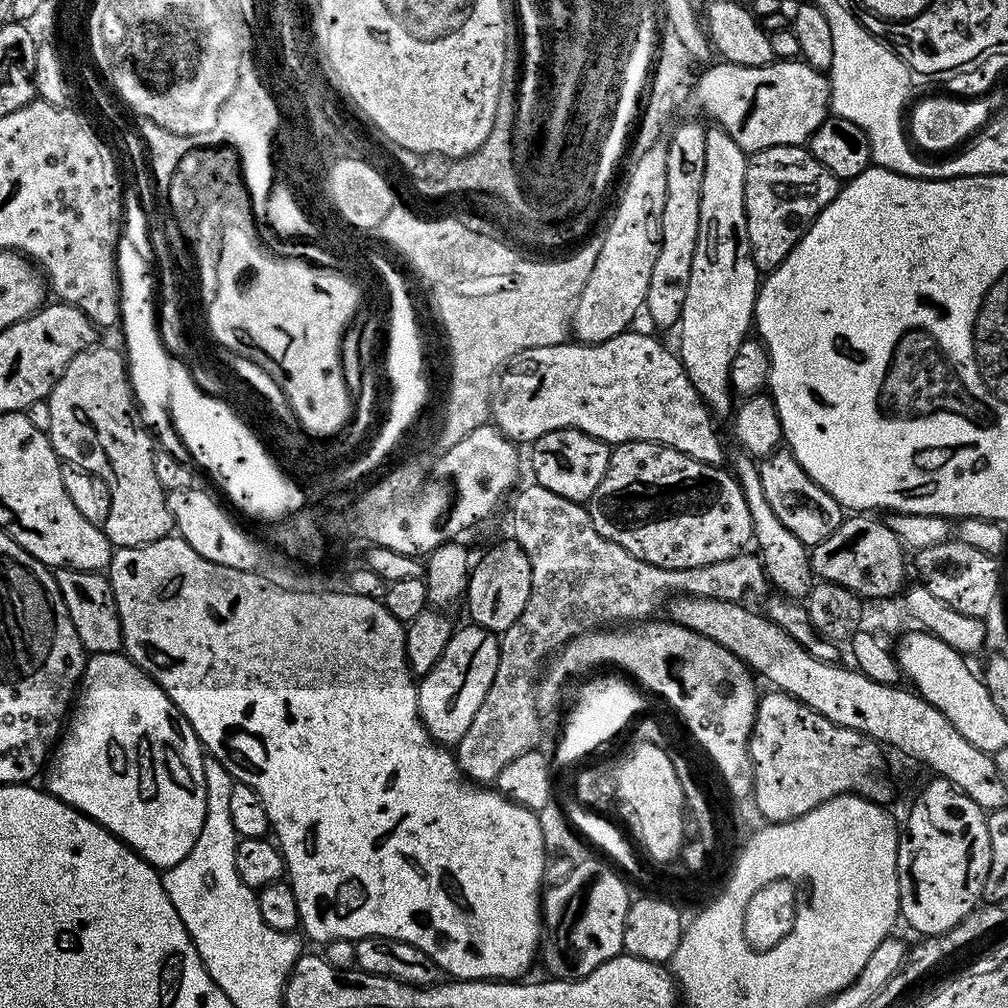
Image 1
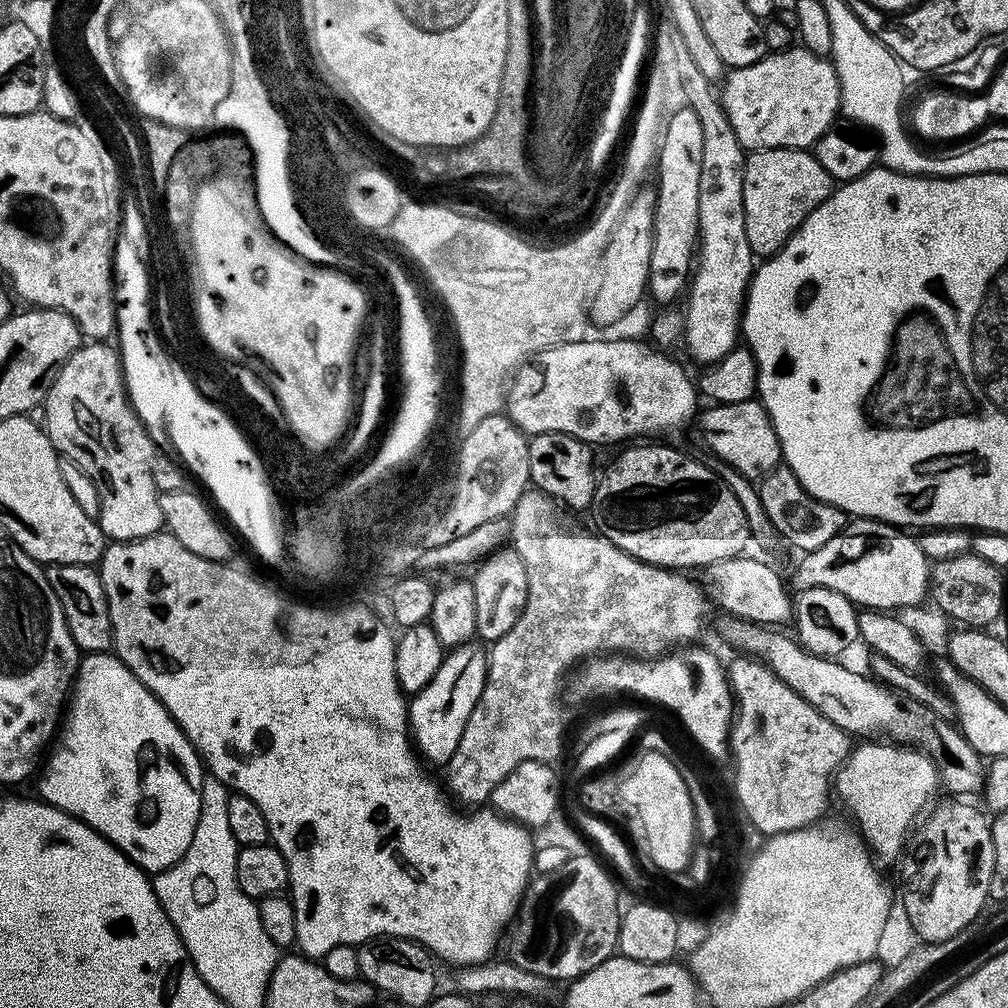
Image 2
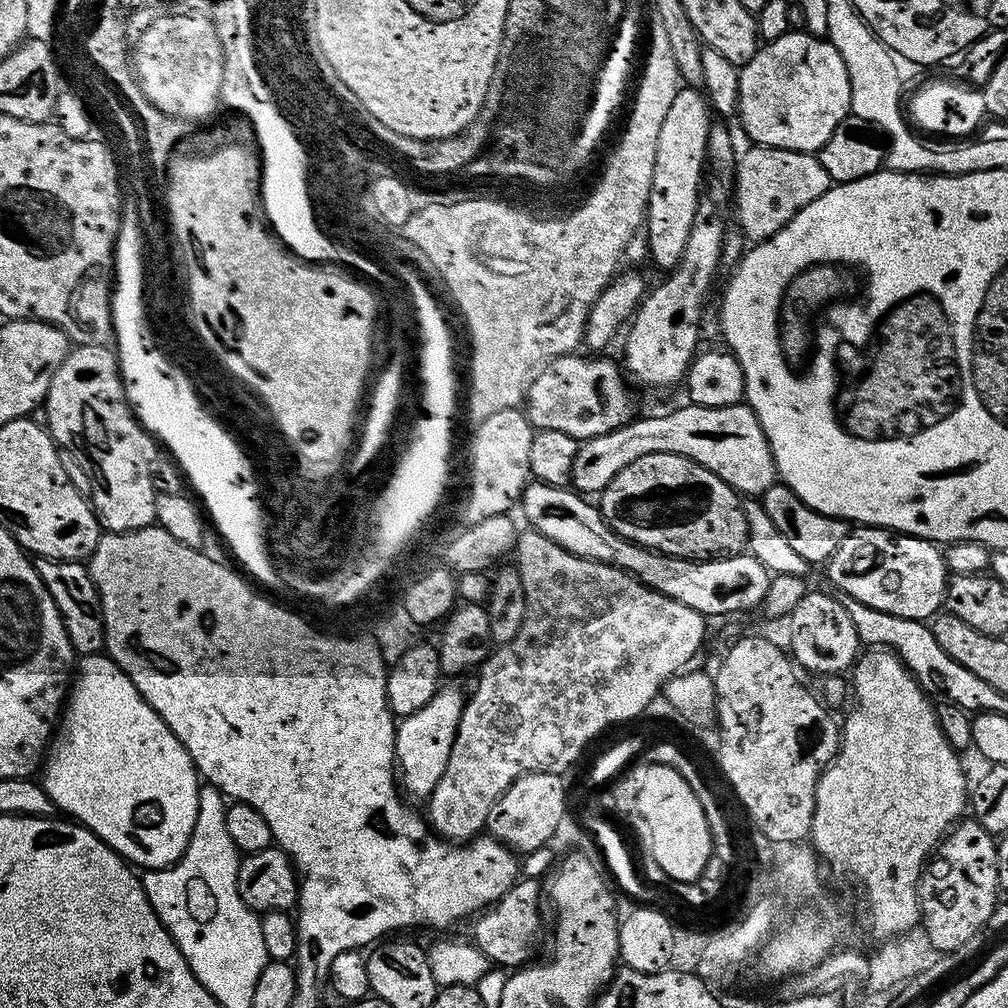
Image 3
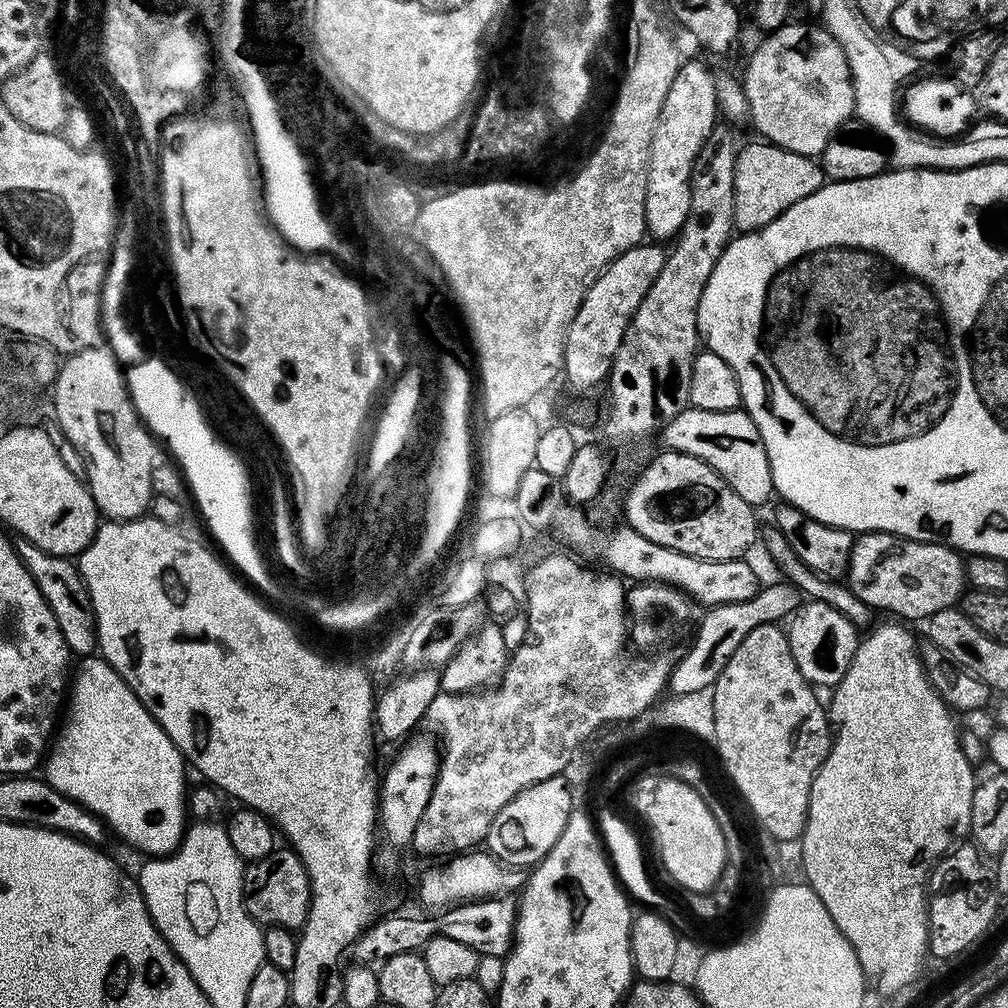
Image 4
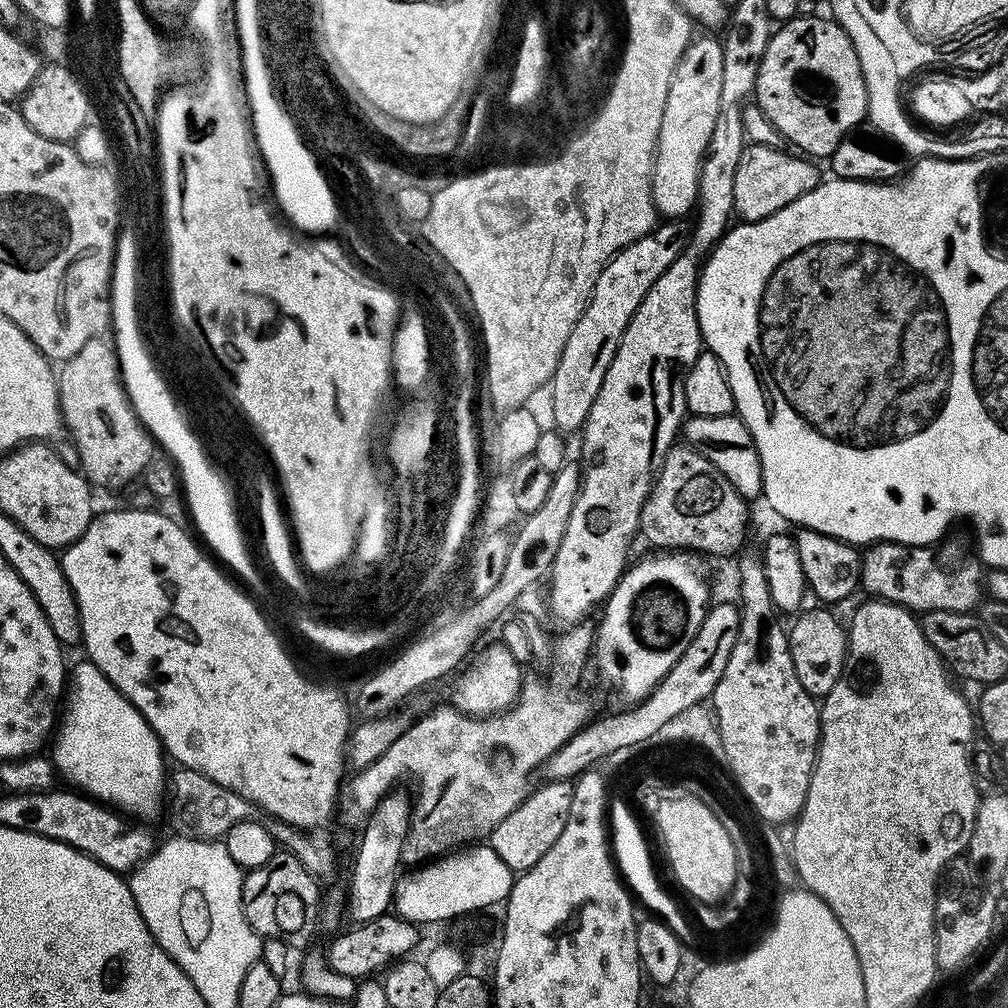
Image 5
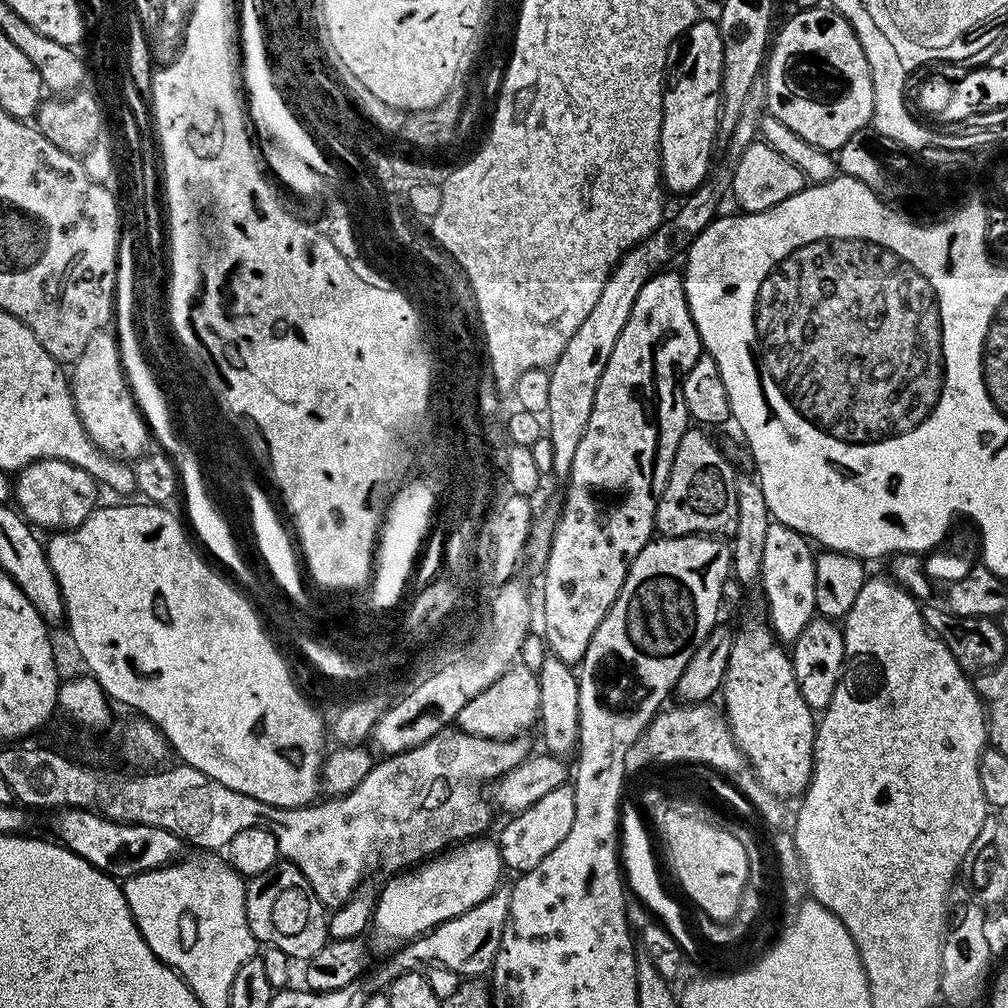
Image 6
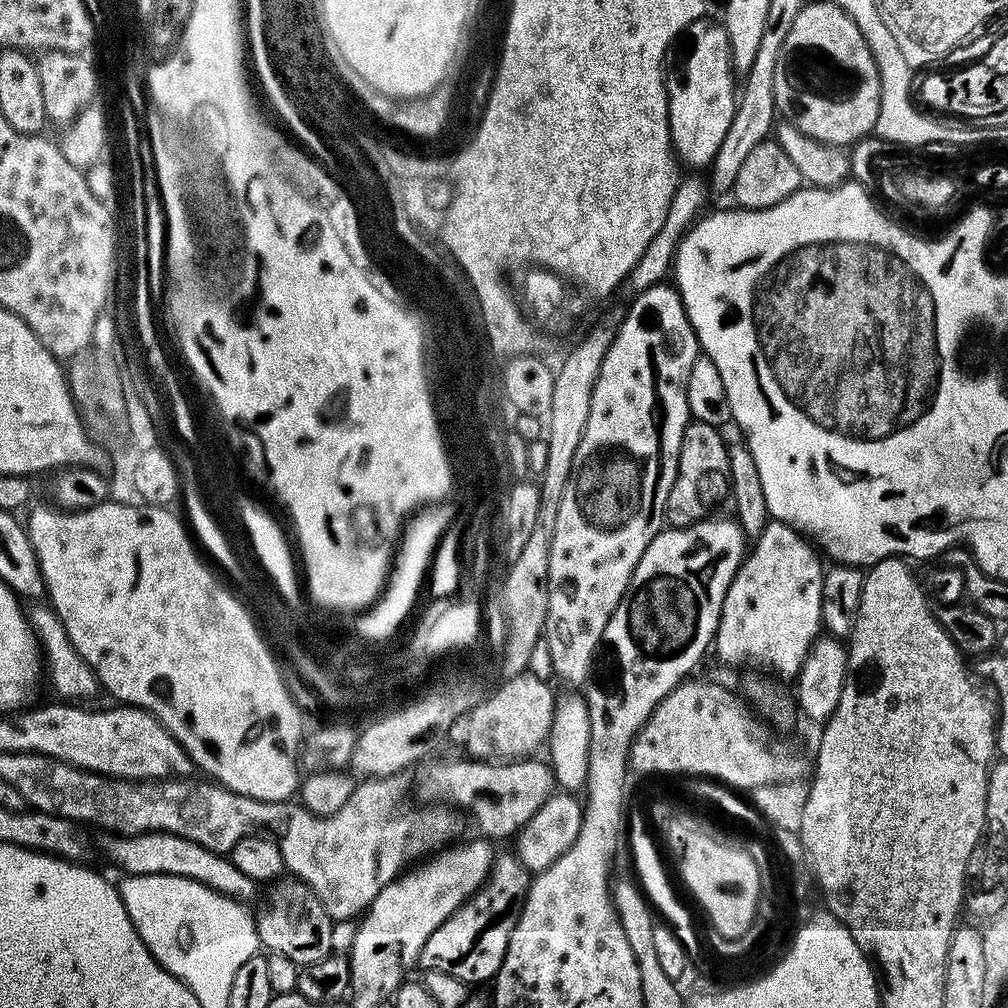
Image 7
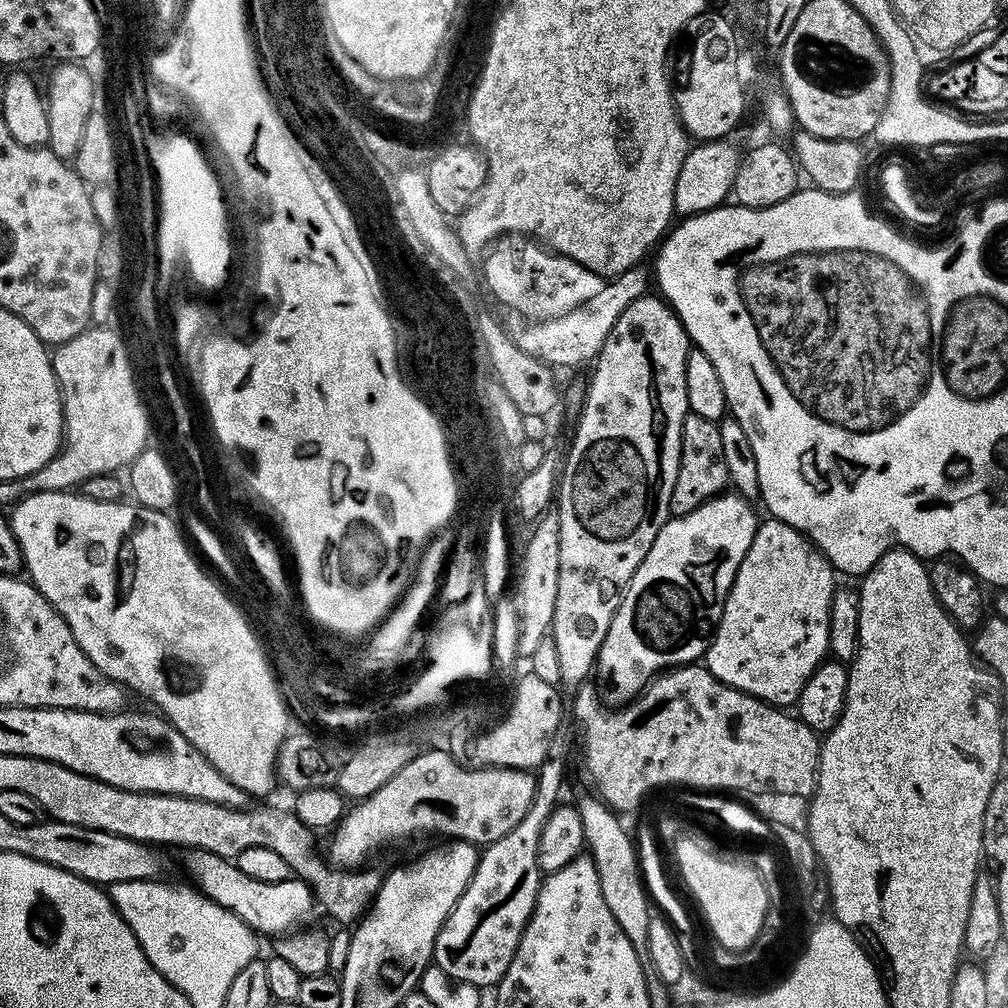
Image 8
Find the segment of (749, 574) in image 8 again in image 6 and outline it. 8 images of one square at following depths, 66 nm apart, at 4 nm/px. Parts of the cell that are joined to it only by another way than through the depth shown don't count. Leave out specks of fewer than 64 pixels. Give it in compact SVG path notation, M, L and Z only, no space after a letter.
M772 522L766 531L759 587L764 587L768 619L772 631L781 641L796 641L804 627L817 615L814 594L814 566L816 556L808 537L790 526Z

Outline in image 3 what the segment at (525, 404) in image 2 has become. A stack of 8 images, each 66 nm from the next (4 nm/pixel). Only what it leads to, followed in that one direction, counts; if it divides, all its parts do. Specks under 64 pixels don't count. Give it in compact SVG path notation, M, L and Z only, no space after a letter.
M580 354L557 357L529 384L527 418L535 429L563 431L577 442L618 429L634 414L630 392L621 373L619 363L606 358L582 358Z

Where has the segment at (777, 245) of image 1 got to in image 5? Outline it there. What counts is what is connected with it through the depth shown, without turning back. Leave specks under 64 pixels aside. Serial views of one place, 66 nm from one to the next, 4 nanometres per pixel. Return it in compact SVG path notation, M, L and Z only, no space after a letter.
M749 143L742 158L738 158L738 174L734 174L734 212L741 221L755 222L770 218L770 214L782 210L782 206L790 206L790 202L802 198L802 194L822 183L822 175L812 165L815 163L811 159L784 151L783 147Z

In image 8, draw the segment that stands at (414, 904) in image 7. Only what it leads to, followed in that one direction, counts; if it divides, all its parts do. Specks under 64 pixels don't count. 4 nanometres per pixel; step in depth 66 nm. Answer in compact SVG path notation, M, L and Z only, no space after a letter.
M449 839L445 848L436 848L421 860L396 868L383 877L380 889L362 919L355 925L350 942L350 954L346 954L346 966L342 976L348 980L412 980L419 981L421 974L433 963L435 938L444 920L455 908L459 896L466 890L471 876L478 866L480 852L477 845L464 840Z

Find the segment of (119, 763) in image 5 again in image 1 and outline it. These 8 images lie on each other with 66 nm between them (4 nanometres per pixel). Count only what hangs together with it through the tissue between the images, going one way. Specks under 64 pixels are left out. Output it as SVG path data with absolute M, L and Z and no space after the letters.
M120 652L87 657L70 719L46 764L47 791L86 814L157 870L173 868L198 842L206 818L206 753L200 739L147 672Z

